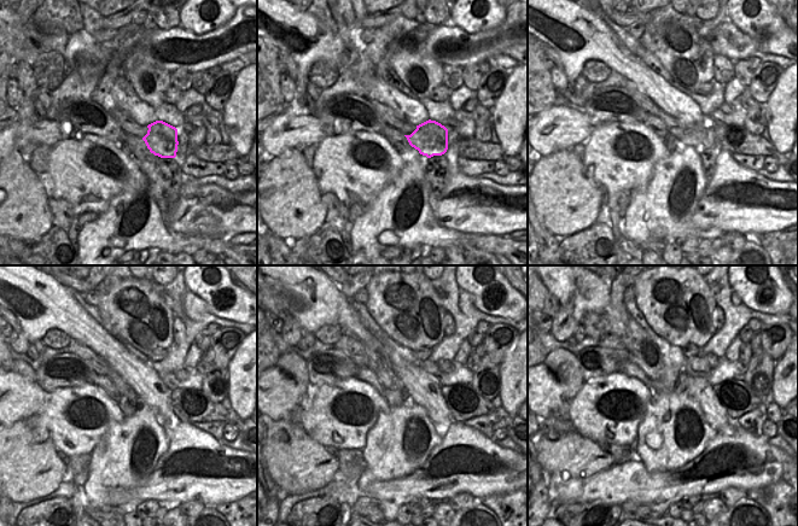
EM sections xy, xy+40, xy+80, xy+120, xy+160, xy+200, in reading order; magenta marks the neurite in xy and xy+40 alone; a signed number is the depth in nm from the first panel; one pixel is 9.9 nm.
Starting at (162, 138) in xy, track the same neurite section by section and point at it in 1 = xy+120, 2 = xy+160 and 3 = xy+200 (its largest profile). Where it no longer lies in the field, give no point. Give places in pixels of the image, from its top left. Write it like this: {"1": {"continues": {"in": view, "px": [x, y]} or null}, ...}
{"1": {"continues": {"in": "xy+120", "px": [127, 407]}}, "2": {"continues": {"in": "xy+160", "px": [378, 356]}}, "3": {"continues": {"in": "xy+200", "px": [641, 349]}}}

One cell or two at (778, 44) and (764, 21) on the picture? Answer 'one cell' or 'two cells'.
one cell

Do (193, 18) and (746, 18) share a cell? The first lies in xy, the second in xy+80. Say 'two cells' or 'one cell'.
one cell

